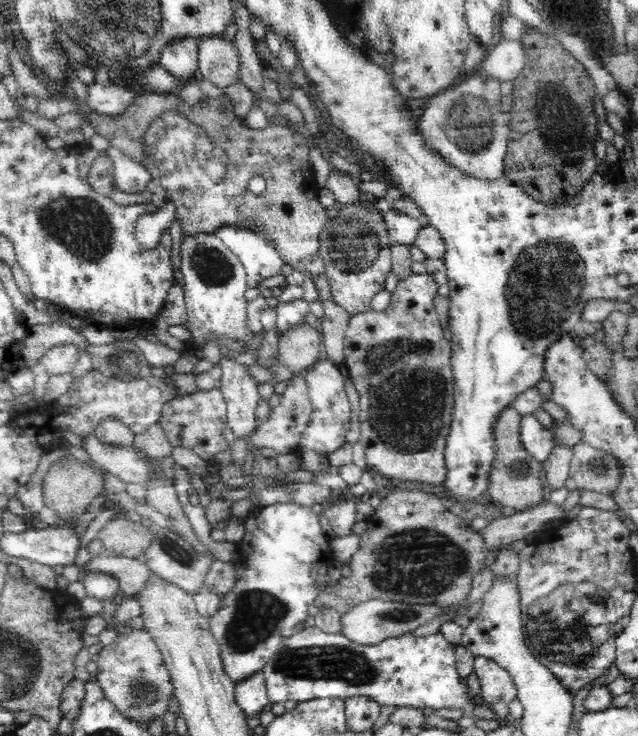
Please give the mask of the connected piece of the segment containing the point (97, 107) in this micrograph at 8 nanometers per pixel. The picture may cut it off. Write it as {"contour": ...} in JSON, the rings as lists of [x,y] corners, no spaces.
{"contour":[[[92,83],[88,85],[86,105],[102,116],[120,116],[132,102],[136,102],[134,92],[122,86],[102,85]]]}

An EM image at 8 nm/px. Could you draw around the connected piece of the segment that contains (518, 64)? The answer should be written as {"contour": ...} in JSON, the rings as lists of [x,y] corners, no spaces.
{"contour":[[[520,39],[501,41],[493,45],[480,64],[484,76],[498,79],[500,84],[512,84],[525,65],[524,45]]]}

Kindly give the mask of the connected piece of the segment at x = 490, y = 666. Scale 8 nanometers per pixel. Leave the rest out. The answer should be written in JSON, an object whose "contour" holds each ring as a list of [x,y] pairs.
{"contour":[[[475,656],[473,672],[482,684],[482,696],[500,718],[510,714],[509,706],[517,699],[517,687],[512,676],[495,660]]]}

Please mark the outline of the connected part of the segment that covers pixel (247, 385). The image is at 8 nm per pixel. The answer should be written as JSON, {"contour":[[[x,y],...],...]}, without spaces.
{"contour":[[[222,355],[219,366],[222,370],[220,390],[227,404],[229,427],[234,438],[244,436],[249,439],[258,426],[254,409],[262,400],[258,393],[259,383],[250,375],[249,366],[238,363],[234,357]]]}

